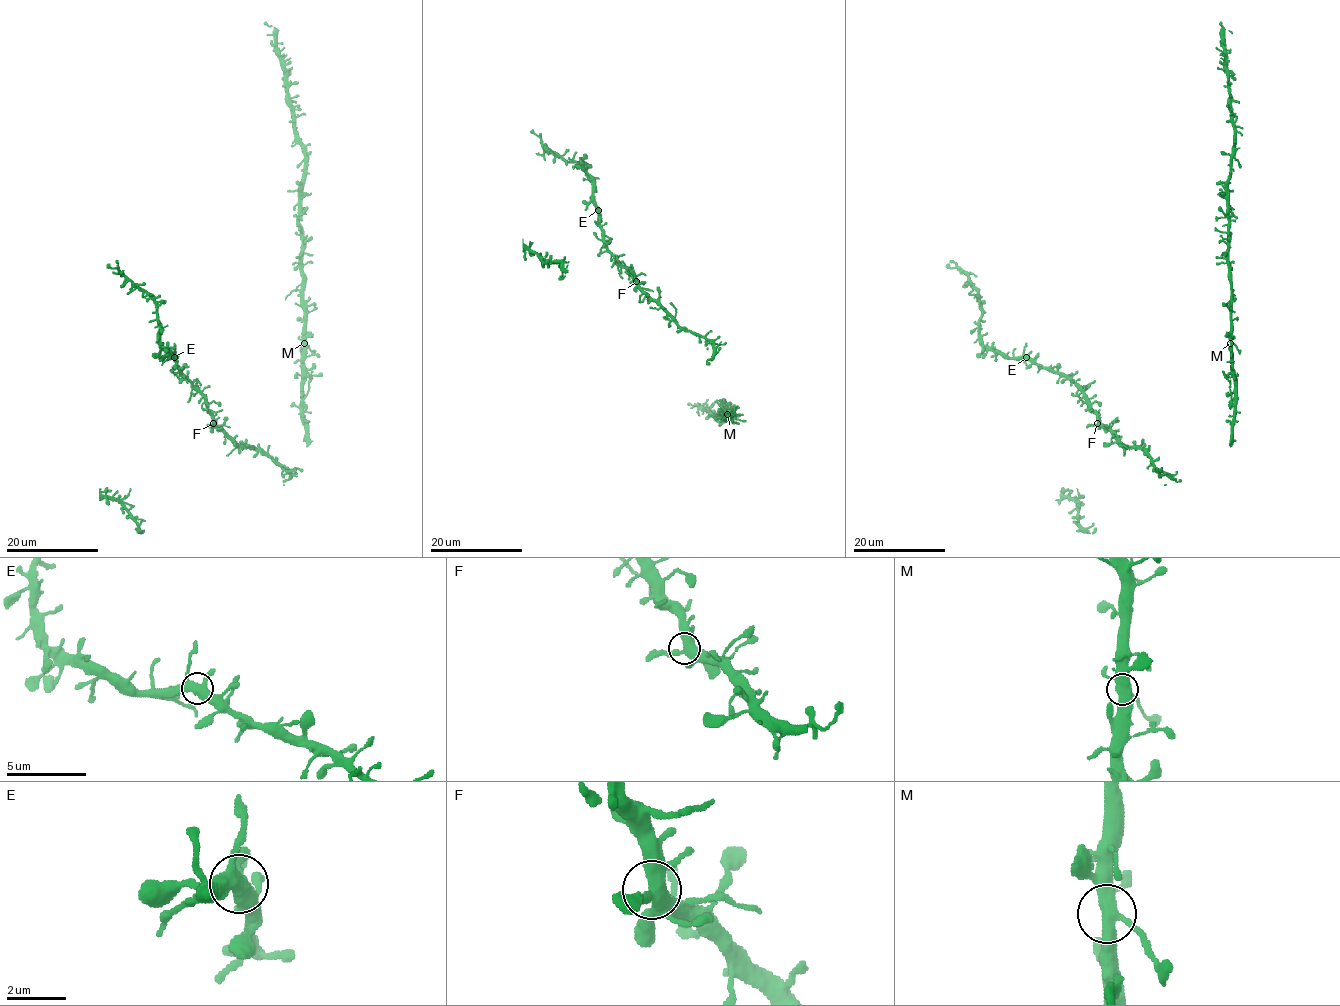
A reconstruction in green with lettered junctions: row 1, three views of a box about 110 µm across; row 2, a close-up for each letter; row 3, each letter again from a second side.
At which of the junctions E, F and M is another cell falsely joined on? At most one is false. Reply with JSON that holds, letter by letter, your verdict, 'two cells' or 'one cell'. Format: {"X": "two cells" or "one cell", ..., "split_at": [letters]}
{"E": "one cell", "F": "one cell", "M": "one cell", "split_at": []}

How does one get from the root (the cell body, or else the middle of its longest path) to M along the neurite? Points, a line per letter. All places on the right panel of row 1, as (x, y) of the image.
M: (1229, 445), (1234, 414), (1230, 343)

